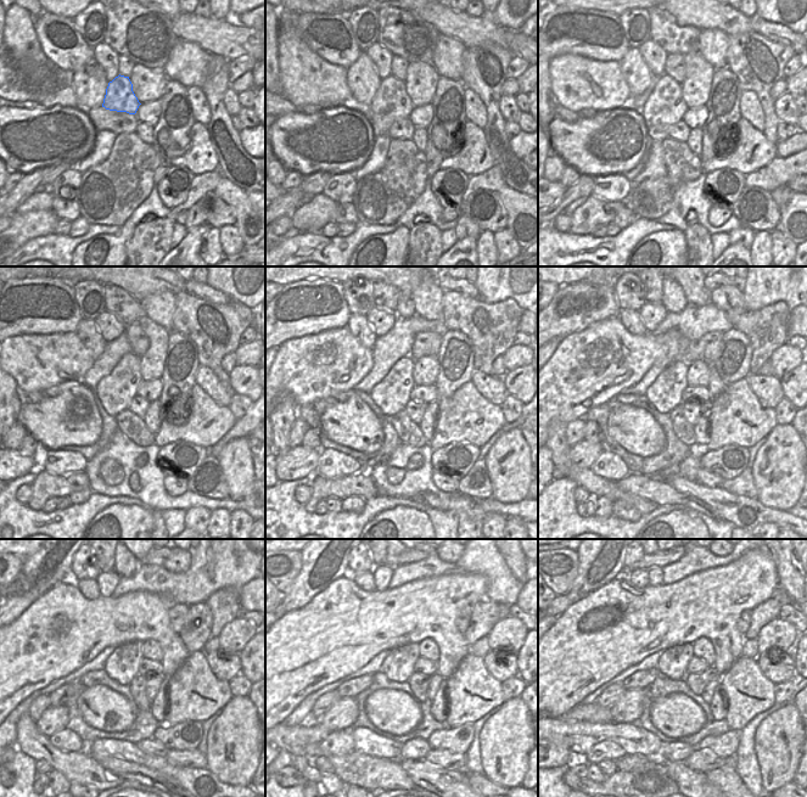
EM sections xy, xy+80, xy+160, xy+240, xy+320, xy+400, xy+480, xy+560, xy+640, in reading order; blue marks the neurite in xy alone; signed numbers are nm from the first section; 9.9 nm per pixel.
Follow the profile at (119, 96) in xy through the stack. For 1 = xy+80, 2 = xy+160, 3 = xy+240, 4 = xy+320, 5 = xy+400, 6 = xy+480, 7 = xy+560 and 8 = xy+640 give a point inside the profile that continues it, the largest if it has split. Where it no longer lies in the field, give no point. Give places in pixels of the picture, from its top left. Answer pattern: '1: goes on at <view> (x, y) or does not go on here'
1: goes on at xy+80 (391, 104)
2: goes on at xy+160 (665, 107)
3: goes on at xy+240 (116, 391)
4: goes on at xy+320 (391, 394)
5: goes on at xy+400 (666, 393)
6: goes on at xy+480 (122, 666)
7: goes on at xy+560 (398, 664)
8: goes on at xy+640 (673, 662)

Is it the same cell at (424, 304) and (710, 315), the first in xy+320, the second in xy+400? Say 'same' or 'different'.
different

